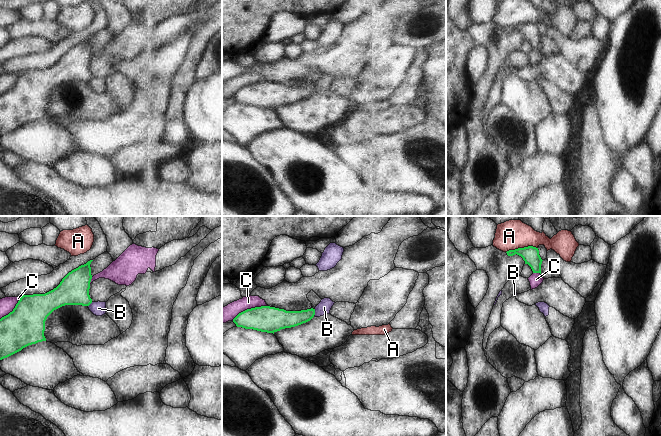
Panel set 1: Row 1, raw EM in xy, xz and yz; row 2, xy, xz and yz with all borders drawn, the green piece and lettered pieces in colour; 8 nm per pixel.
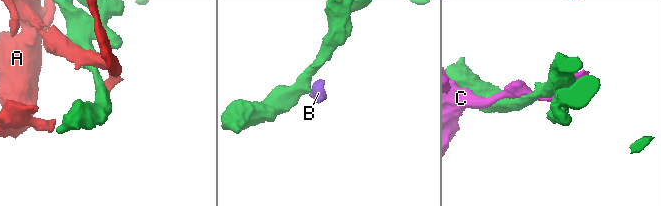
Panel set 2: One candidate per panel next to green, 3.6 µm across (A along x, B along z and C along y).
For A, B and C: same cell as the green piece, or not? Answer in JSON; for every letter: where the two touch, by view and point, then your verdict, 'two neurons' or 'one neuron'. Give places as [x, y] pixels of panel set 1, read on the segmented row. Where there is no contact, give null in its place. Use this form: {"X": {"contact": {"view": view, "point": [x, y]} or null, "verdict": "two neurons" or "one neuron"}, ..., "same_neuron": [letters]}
{"A": {"contact": {"view": "yz", "point": [521, 248]}, "verdict": "two neurons"}, "B": {"contact": {"view": "xz", "point": [314, 312]}, "verdict": "two neurons"}, "C": {"contact": {"view": "xz", "point": [249, 309]}, "verdict": "two neurons"}, "same_neuron": []}

